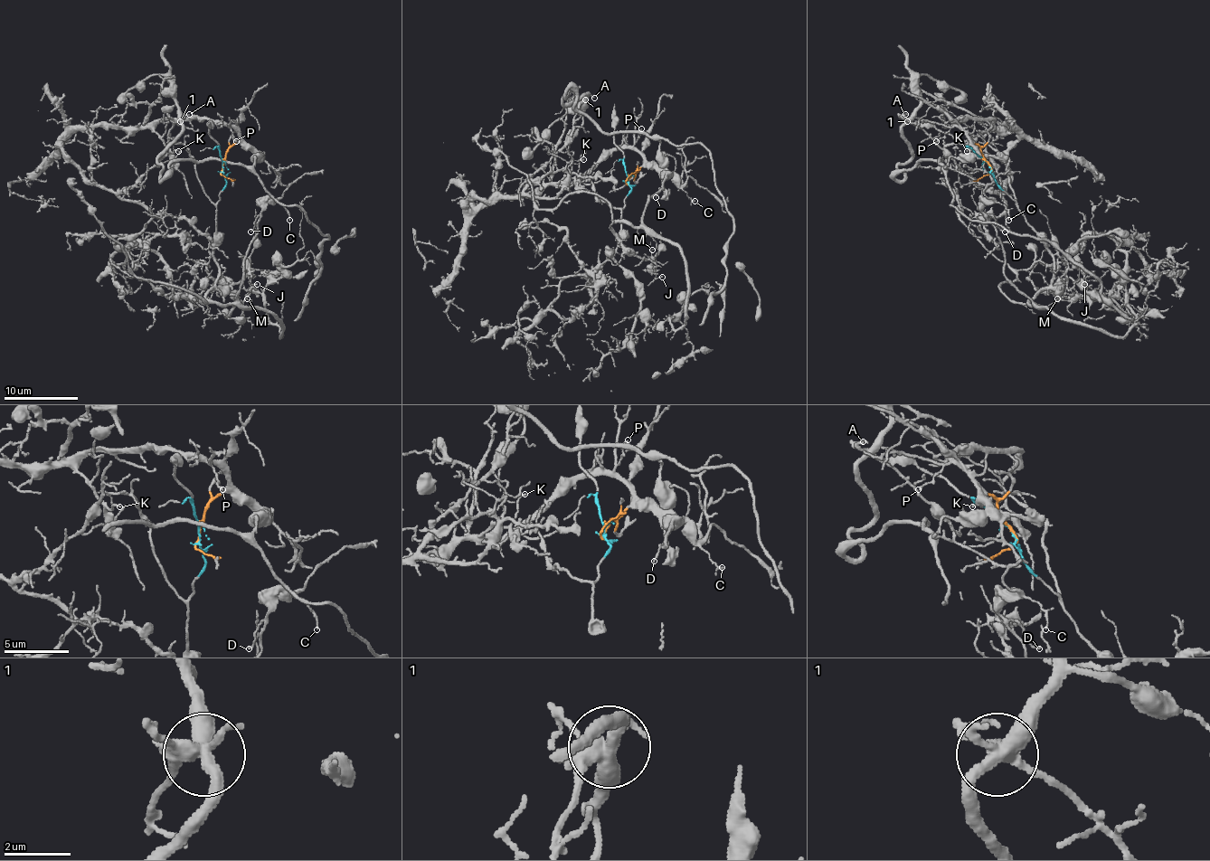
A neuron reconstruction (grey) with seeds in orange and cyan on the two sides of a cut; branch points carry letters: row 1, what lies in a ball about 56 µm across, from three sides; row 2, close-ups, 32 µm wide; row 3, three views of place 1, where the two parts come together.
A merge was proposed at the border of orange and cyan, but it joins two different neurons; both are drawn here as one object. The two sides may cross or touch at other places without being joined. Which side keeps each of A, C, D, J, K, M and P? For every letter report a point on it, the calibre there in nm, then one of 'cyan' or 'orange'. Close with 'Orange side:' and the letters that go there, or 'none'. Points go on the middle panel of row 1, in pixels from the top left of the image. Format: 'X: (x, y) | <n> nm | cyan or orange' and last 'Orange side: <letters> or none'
A: (594, 98) | 140 nm | orange
C: (694, 201) | 130 nm | cyan
D: (656, 197) | 110 nm | cyan
J: (662, 277) | 110 nm | cyan
K: (583, 159) | 100 nm | orange
M: (652, 250) | 70 nm | cyan
P: (641, 128) | 150 nm | orange
Orange side: A, K, P

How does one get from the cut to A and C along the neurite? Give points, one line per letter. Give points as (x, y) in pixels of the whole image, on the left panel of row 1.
A: (222, 165), (239, 134), (208, 119), (77, 127), (62, 141), (64, 156), (84, 176), (127, 191), (189, 114)
C: (222, 165), (219, 279), (210, 299), (235, 299), (261, 212), (279, 203), (288, 221)

